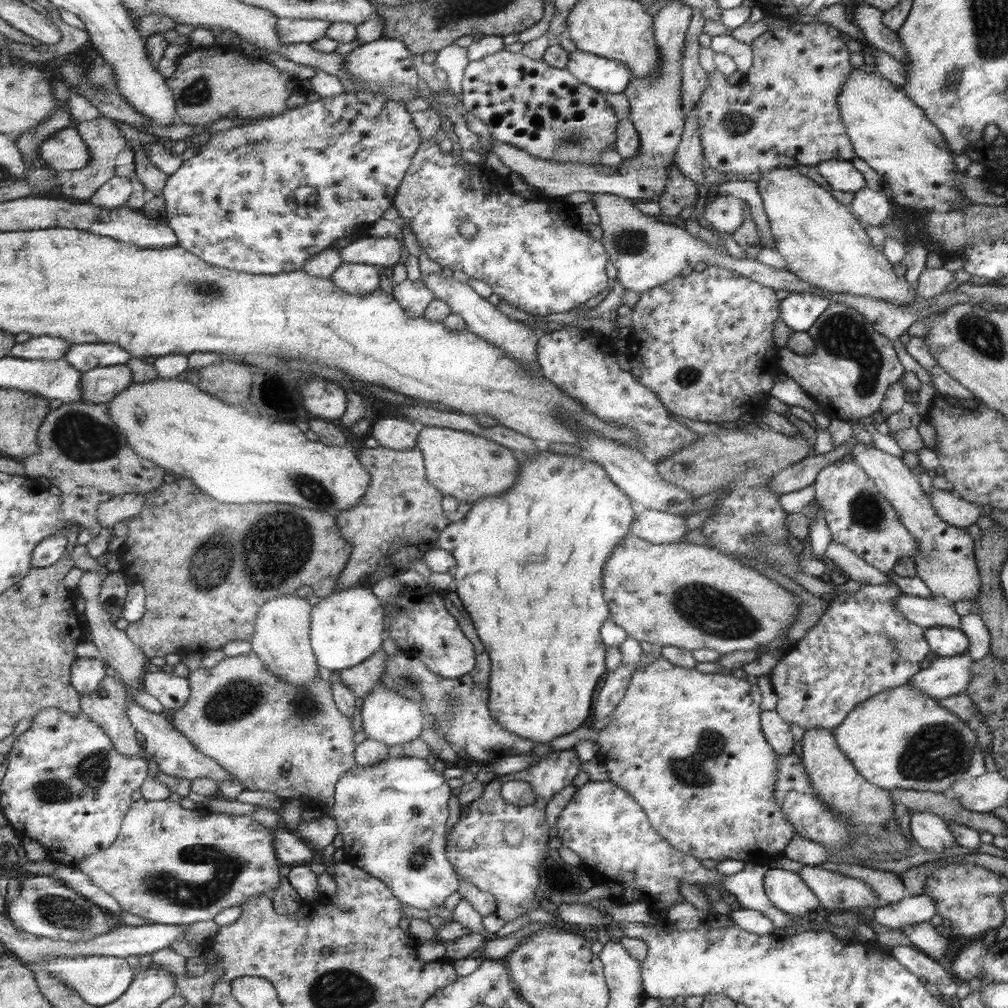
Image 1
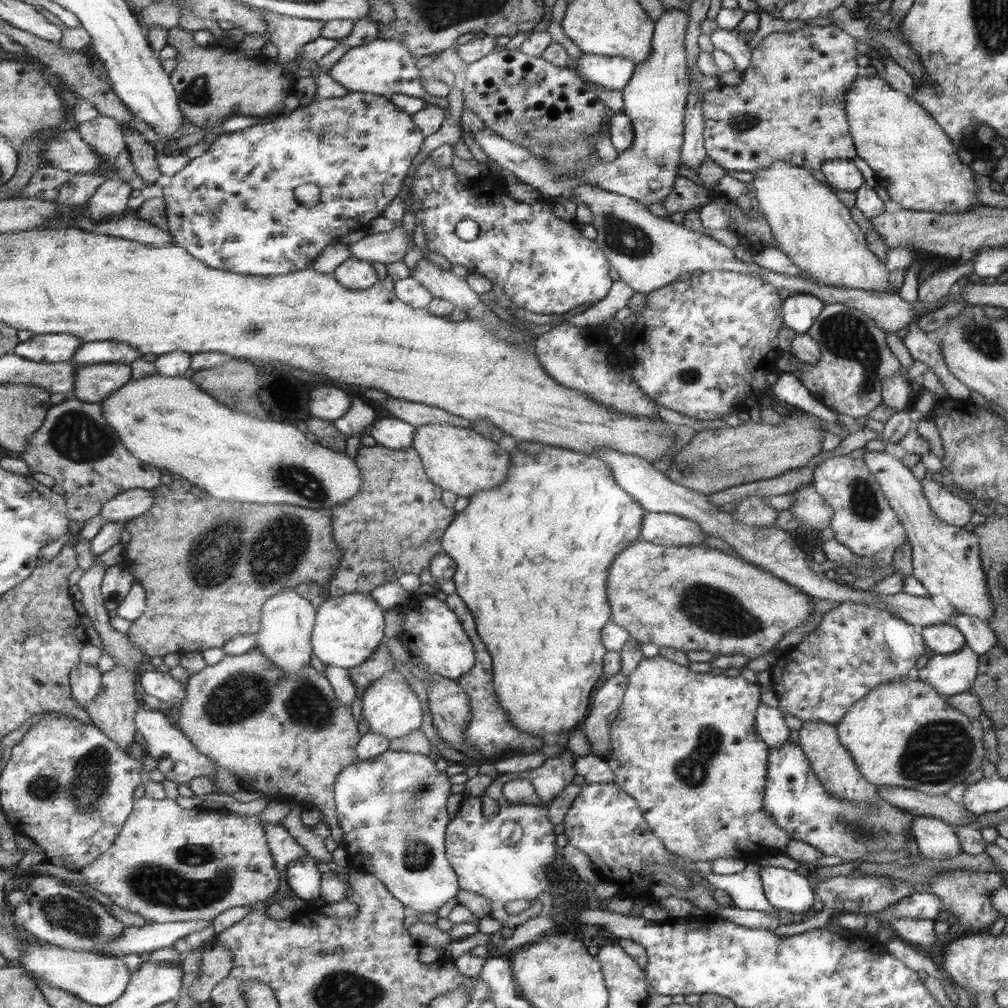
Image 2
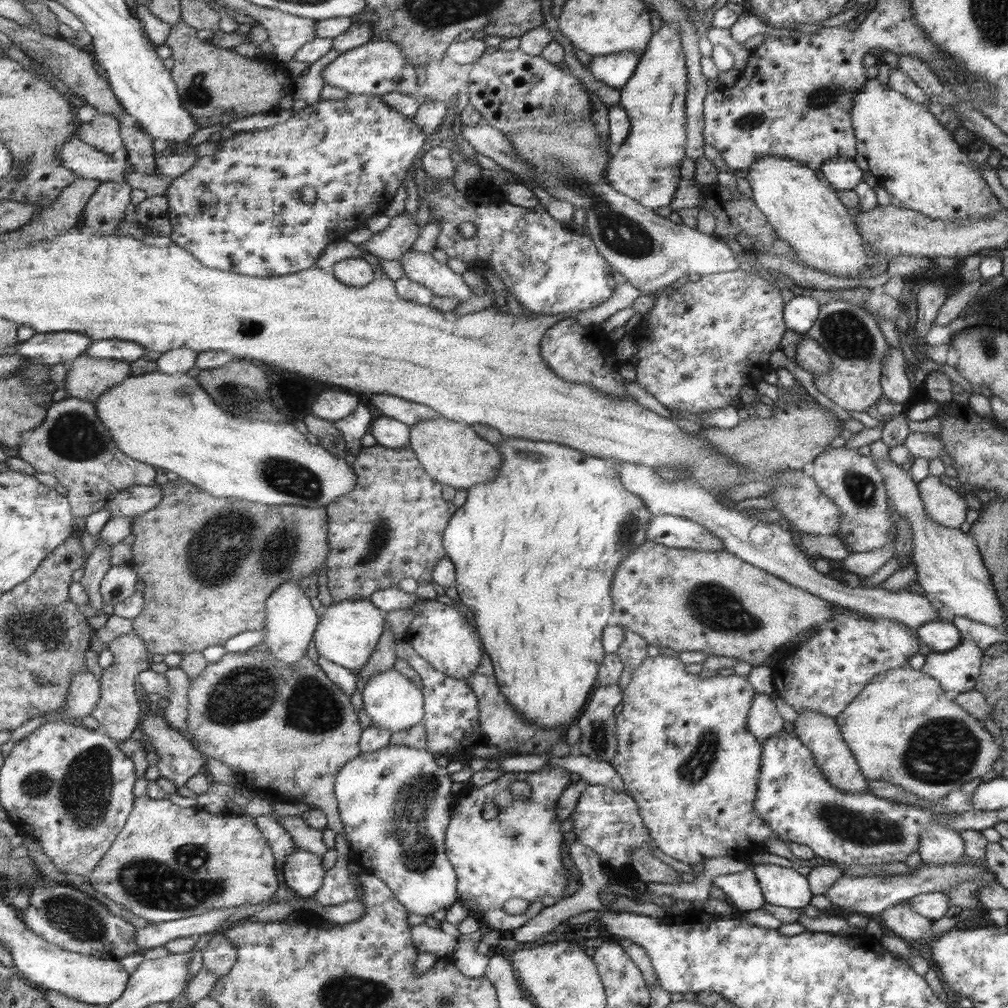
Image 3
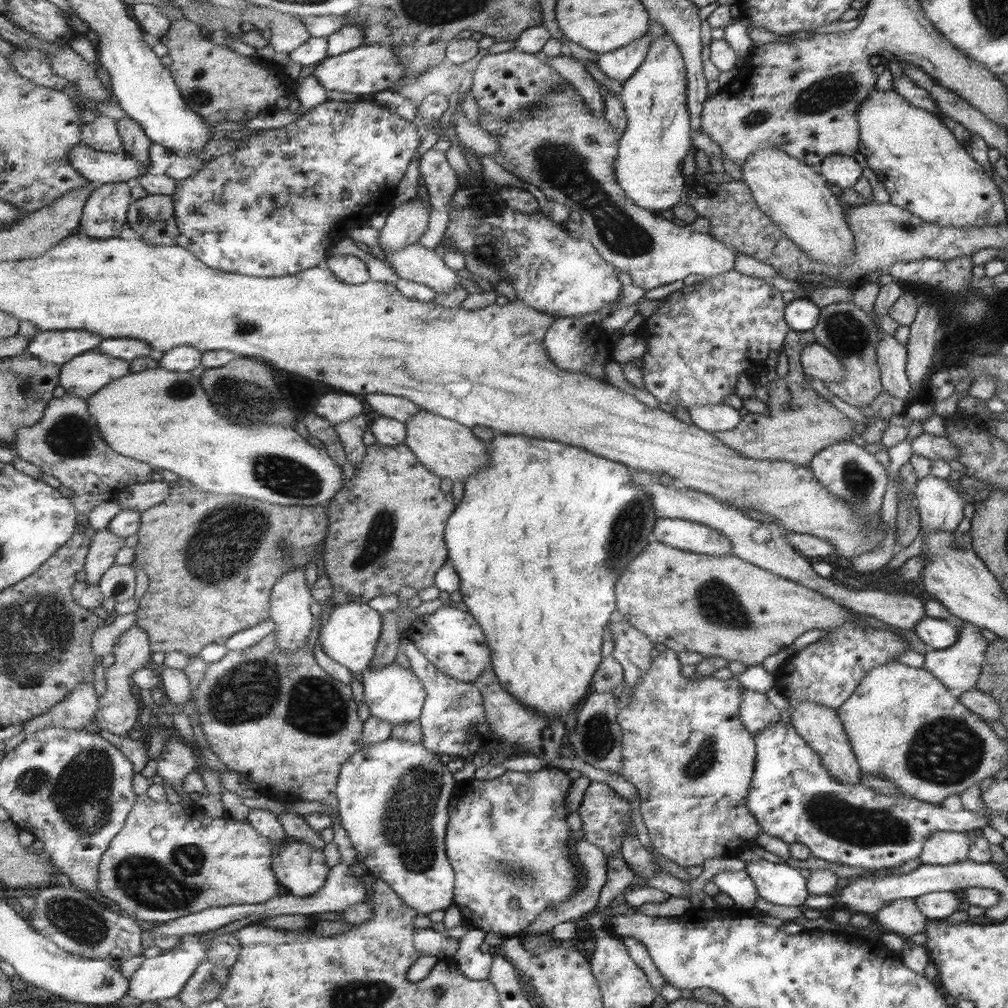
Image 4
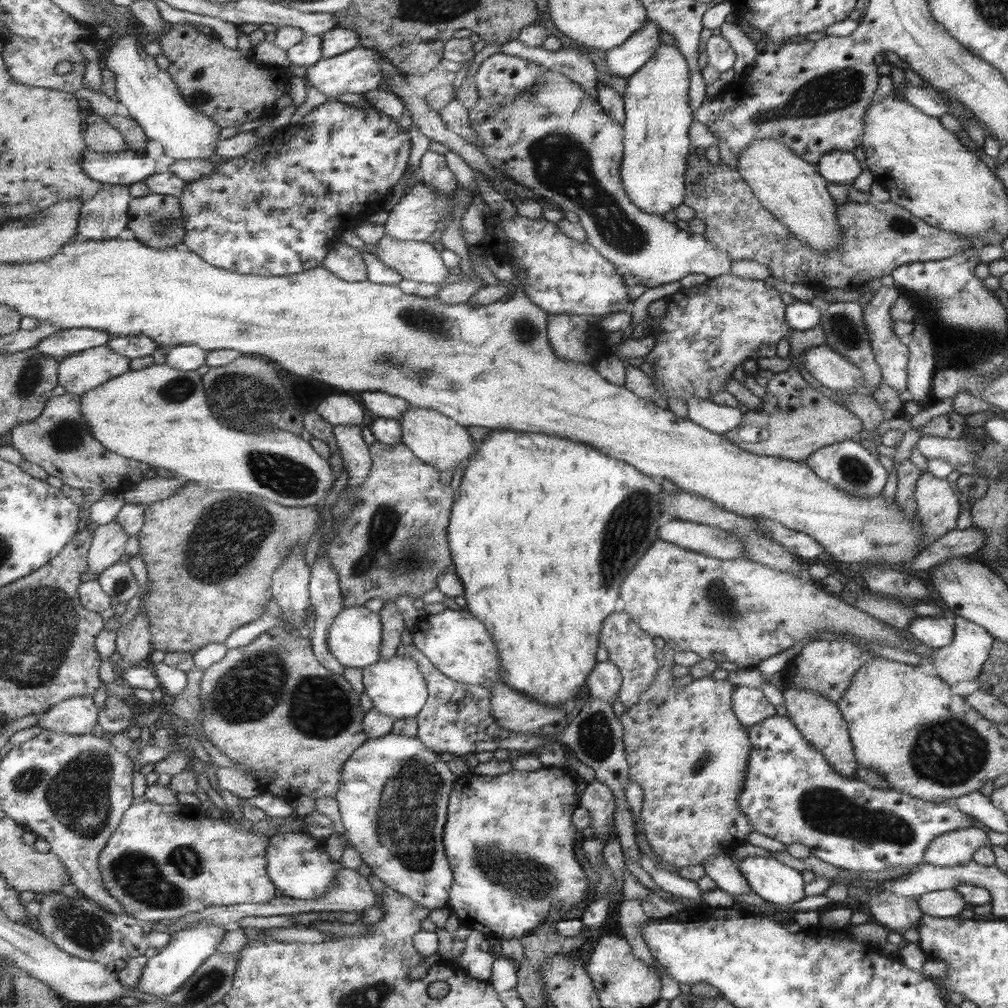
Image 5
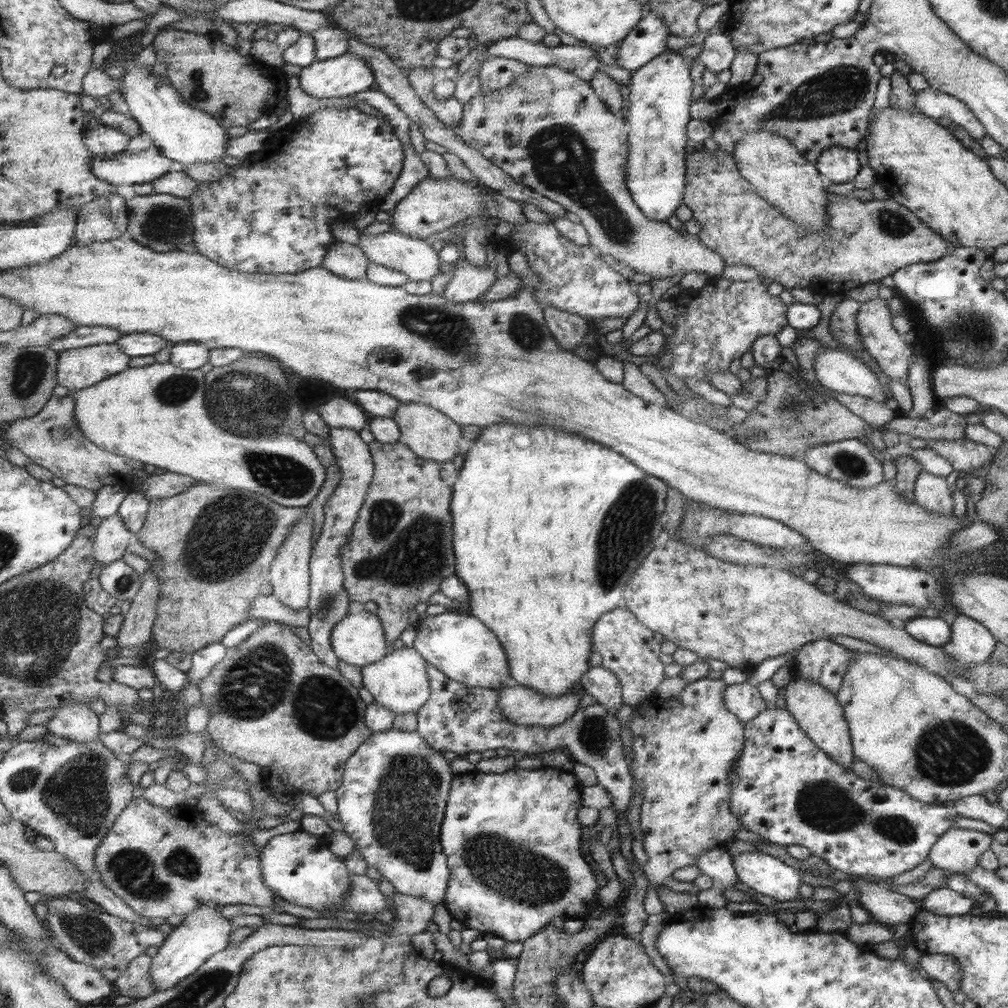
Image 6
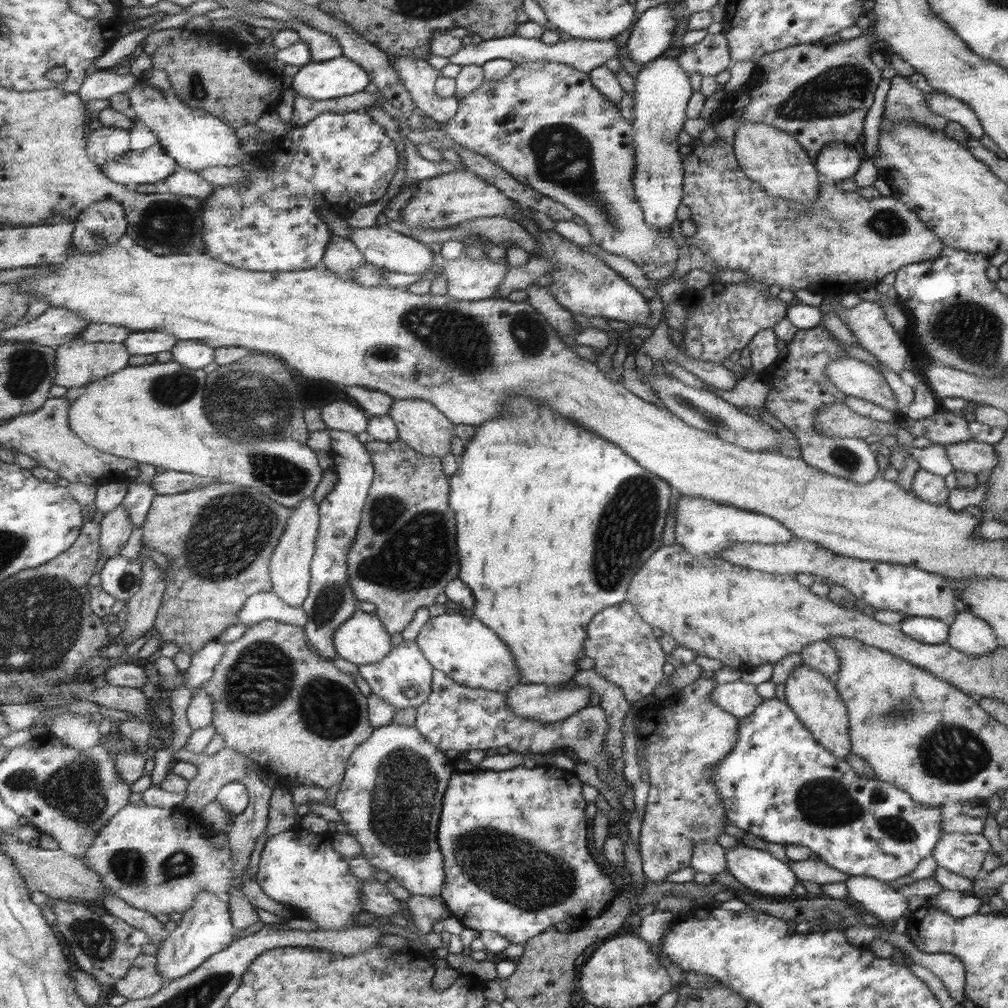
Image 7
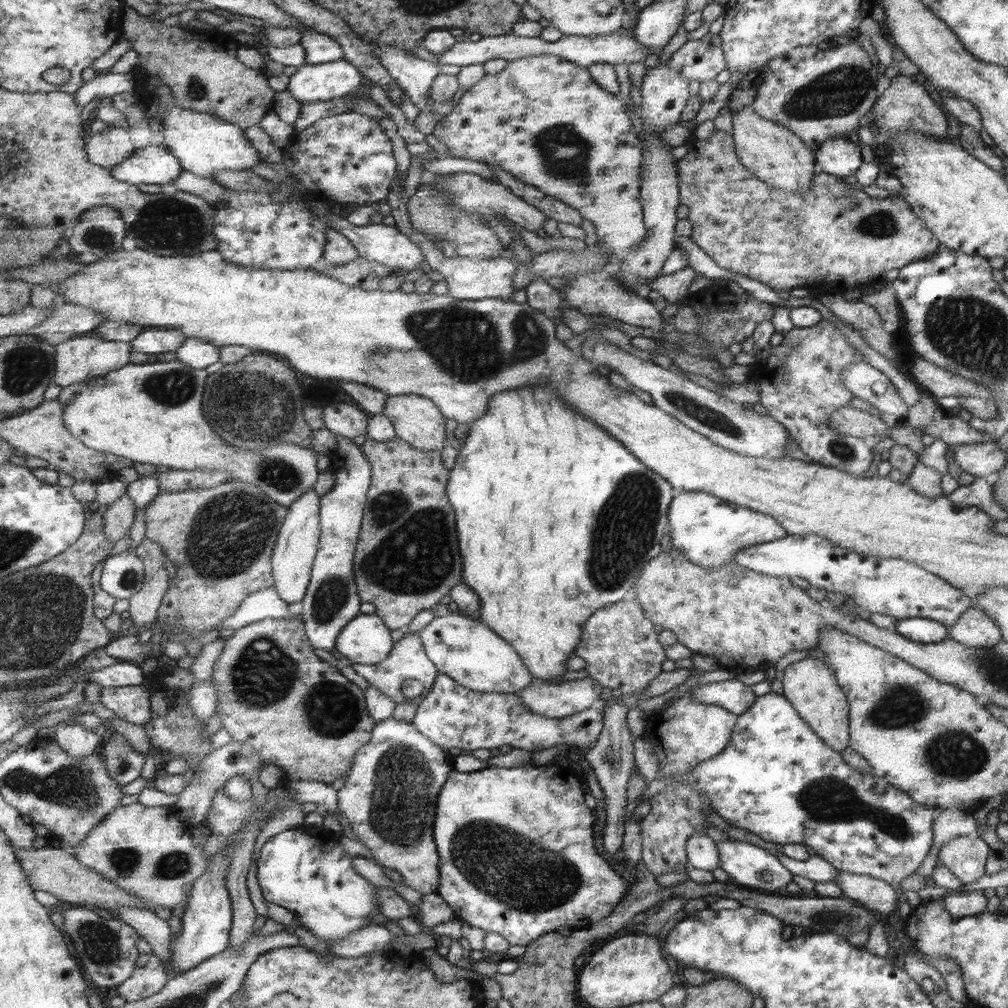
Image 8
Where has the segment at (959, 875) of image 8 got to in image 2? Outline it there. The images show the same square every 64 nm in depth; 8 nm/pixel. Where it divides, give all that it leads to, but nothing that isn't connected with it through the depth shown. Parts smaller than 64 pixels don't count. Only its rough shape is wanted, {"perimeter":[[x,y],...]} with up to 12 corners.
{"perimeter":[[917,816],[911,834],[925,860],[961,854],[955,826]]}

